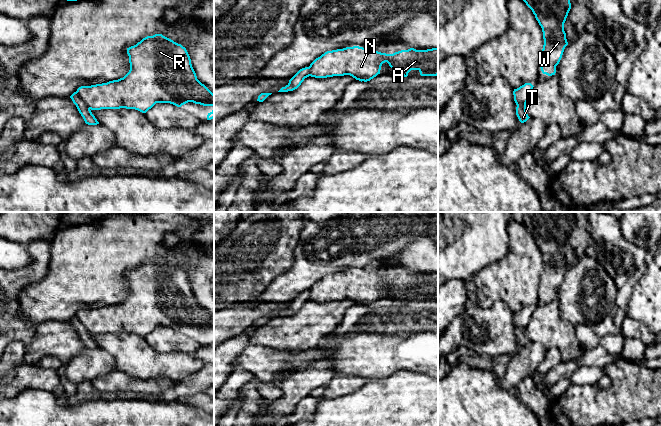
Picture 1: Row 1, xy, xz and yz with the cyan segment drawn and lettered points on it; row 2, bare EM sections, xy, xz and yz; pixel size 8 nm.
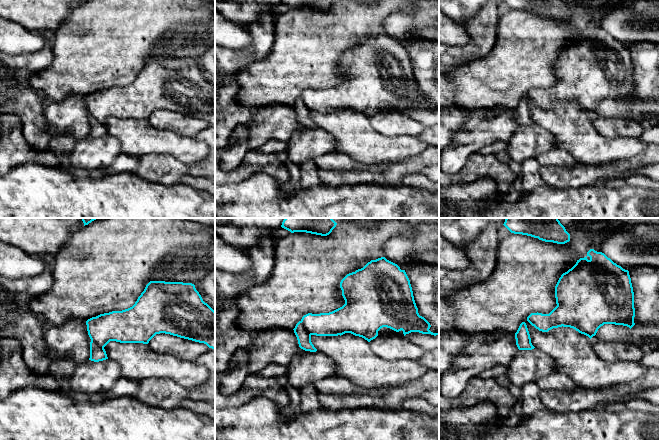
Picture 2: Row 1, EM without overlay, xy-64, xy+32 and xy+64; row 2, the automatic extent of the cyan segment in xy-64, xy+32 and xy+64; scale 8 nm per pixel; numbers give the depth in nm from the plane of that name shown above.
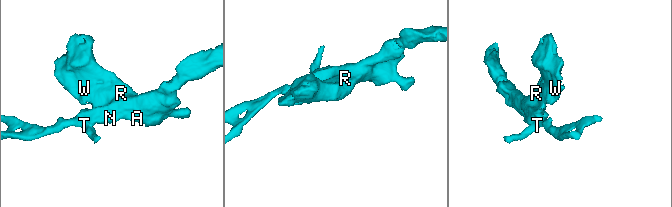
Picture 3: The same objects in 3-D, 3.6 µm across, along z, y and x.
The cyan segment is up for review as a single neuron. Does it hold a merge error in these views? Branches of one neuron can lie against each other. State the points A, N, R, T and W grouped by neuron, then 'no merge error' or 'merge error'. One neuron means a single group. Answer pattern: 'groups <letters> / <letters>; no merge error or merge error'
groups A N R W / T; merge error

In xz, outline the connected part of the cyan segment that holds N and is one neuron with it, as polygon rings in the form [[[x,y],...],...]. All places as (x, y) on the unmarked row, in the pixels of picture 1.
[[[359,270],[346,271],[325,276],[308,293],[309,300],[315,302],[350,299],[356,304],[367,306],[380,298],[385,286],[396,299],[407,301],[411,294],[418,294],[421,300],[437,300],[438,272],[410,272],[386,278]]]

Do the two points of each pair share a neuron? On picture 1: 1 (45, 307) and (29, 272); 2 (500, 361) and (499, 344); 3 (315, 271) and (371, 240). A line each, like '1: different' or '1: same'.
1: different
2: different
3: same

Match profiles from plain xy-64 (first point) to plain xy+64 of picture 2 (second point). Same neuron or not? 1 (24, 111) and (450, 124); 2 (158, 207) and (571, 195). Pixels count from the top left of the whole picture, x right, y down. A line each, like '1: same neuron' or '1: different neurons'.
1: same neuron
2: same neuron

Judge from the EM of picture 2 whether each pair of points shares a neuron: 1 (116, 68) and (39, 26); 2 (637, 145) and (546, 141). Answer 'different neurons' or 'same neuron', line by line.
1: different neurons
2: different neurons

